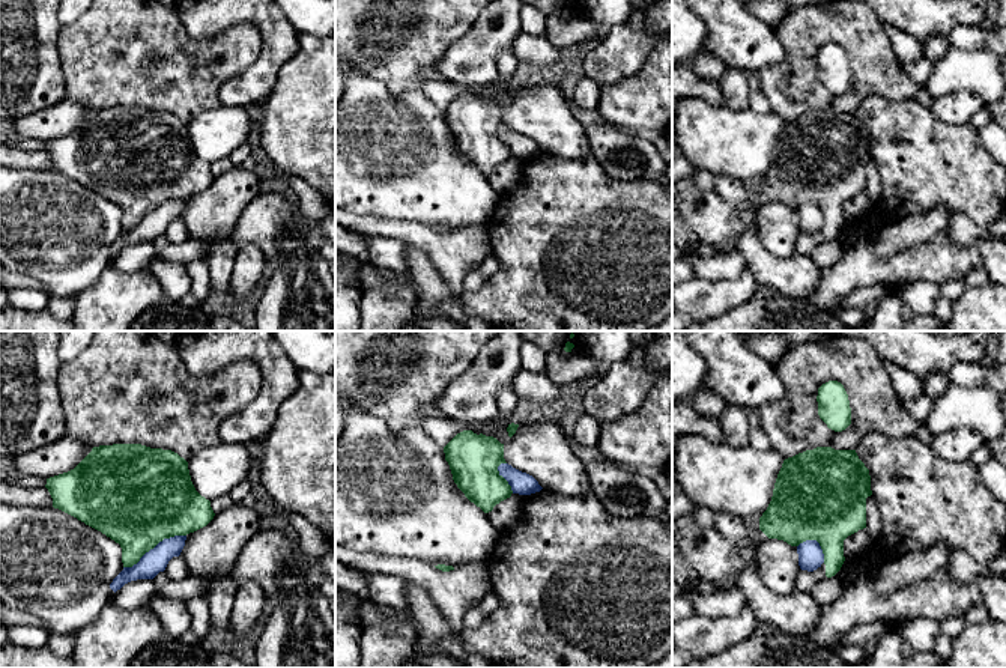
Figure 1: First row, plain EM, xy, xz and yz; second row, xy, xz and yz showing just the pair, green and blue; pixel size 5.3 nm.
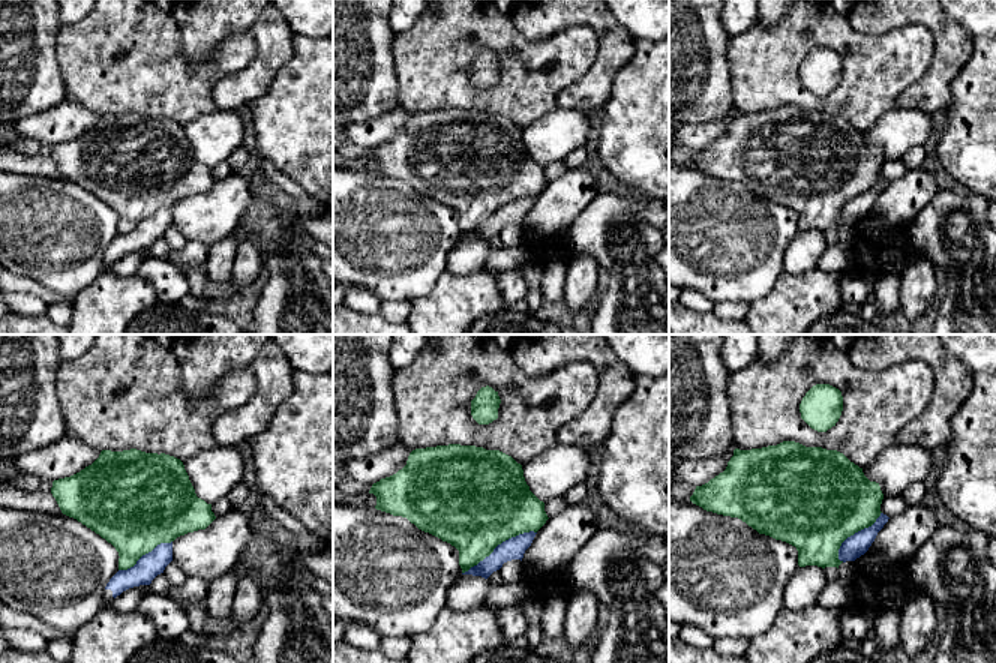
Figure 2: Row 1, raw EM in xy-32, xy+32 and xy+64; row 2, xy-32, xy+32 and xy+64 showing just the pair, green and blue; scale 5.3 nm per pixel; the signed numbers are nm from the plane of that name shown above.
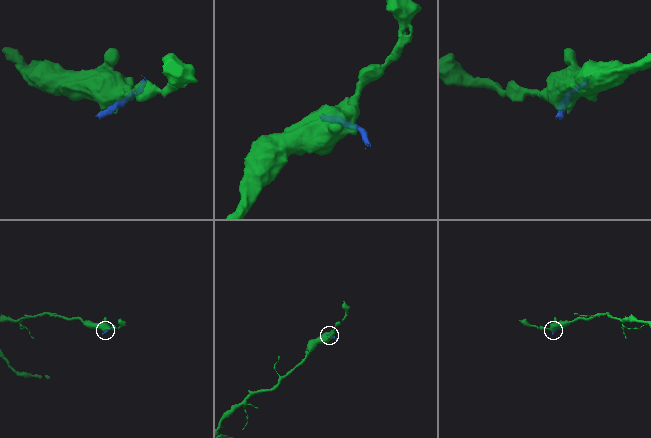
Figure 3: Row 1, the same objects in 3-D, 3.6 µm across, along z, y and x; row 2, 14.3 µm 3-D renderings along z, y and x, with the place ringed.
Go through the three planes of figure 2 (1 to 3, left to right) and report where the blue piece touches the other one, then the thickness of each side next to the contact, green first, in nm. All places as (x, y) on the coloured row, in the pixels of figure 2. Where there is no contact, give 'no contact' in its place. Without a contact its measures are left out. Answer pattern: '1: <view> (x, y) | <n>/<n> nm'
1: xy-32 (144, 554) | 460/140 nm
2: xy+32 (498, 543) | 500/120 nm
3: xy+64 (854, 533) | 500/120 nm

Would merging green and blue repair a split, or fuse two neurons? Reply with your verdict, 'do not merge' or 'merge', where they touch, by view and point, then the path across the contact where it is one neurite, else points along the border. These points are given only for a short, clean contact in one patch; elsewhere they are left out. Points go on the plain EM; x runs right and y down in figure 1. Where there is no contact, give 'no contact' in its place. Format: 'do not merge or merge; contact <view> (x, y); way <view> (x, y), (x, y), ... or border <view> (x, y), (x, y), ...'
do not merge; contact xy (154, 209)

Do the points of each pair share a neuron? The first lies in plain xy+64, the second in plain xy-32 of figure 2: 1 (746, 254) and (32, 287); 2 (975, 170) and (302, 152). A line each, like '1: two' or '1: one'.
1: two
2: one

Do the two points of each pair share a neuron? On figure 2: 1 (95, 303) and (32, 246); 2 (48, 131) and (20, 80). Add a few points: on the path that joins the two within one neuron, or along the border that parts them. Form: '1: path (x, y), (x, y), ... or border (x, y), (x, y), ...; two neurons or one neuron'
1: border (101, 272), (77, 294); two neurons
2: border (66, 98), (15, 123); two neurons

